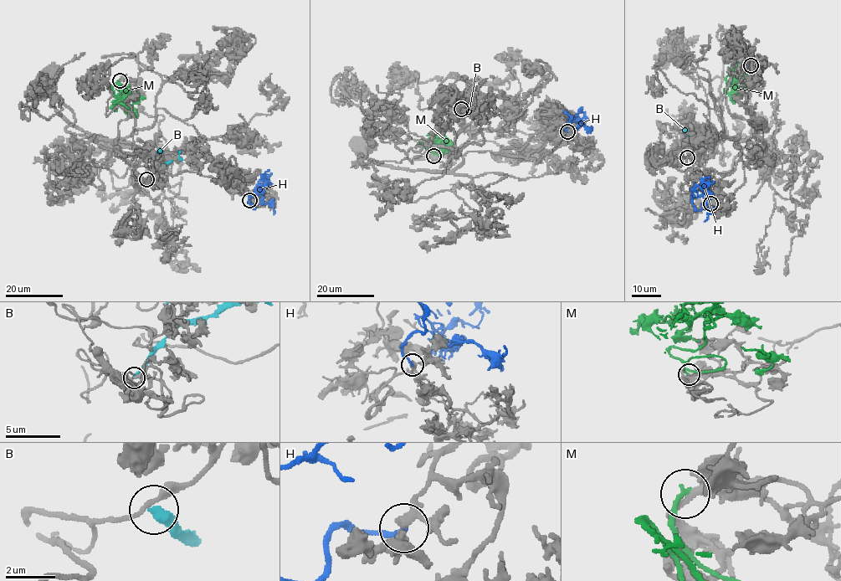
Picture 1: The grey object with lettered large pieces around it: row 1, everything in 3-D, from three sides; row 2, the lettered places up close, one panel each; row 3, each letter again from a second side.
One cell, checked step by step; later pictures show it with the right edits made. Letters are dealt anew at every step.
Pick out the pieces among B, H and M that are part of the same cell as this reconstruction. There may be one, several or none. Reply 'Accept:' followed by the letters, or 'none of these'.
Accept: none of these

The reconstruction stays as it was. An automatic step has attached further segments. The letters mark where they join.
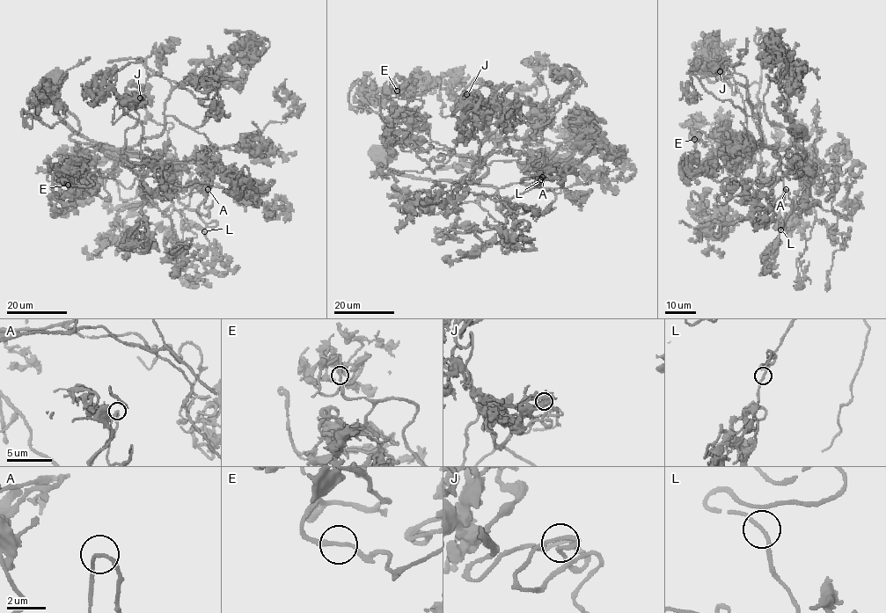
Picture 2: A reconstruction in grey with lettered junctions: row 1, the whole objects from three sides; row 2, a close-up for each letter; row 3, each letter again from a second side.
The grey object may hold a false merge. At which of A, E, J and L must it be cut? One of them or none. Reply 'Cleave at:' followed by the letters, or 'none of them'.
Cleave at: none of them

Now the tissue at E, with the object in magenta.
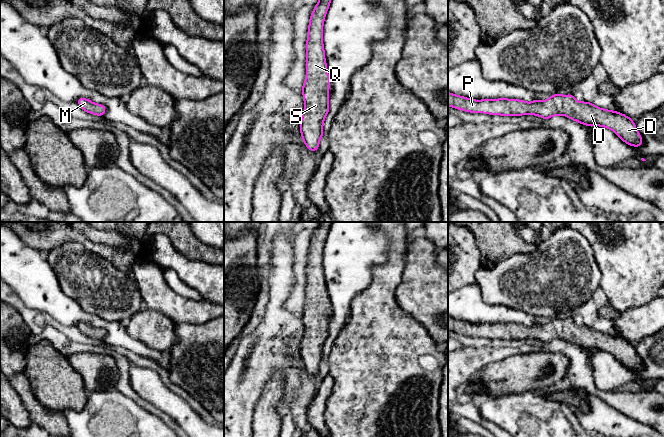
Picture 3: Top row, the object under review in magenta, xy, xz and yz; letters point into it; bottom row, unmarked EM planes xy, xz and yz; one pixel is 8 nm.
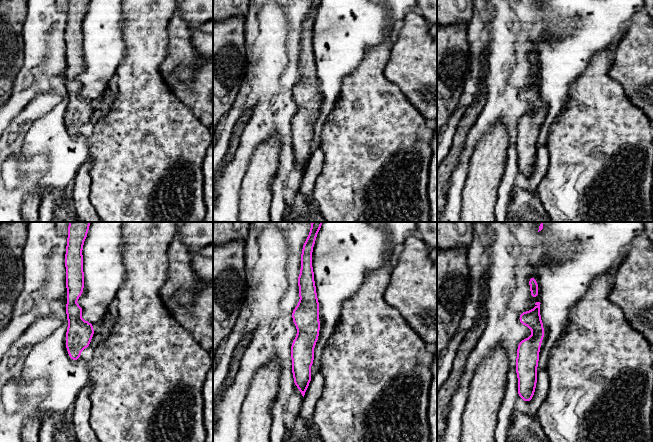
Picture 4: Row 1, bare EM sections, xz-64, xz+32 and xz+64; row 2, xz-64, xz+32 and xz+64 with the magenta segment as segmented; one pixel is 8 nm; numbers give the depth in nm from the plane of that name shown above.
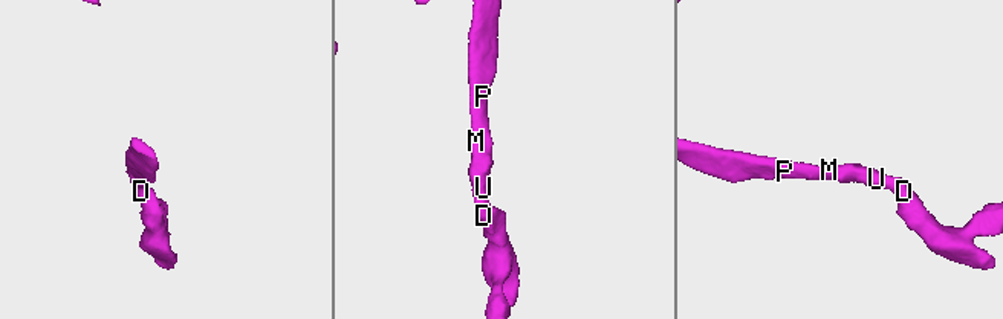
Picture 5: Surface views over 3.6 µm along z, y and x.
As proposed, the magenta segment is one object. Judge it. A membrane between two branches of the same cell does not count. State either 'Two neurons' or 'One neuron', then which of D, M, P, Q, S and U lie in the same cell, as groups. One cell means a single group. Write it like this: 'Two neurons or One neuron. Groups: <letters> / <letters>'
One neuron. Groups: D M P Q S U

